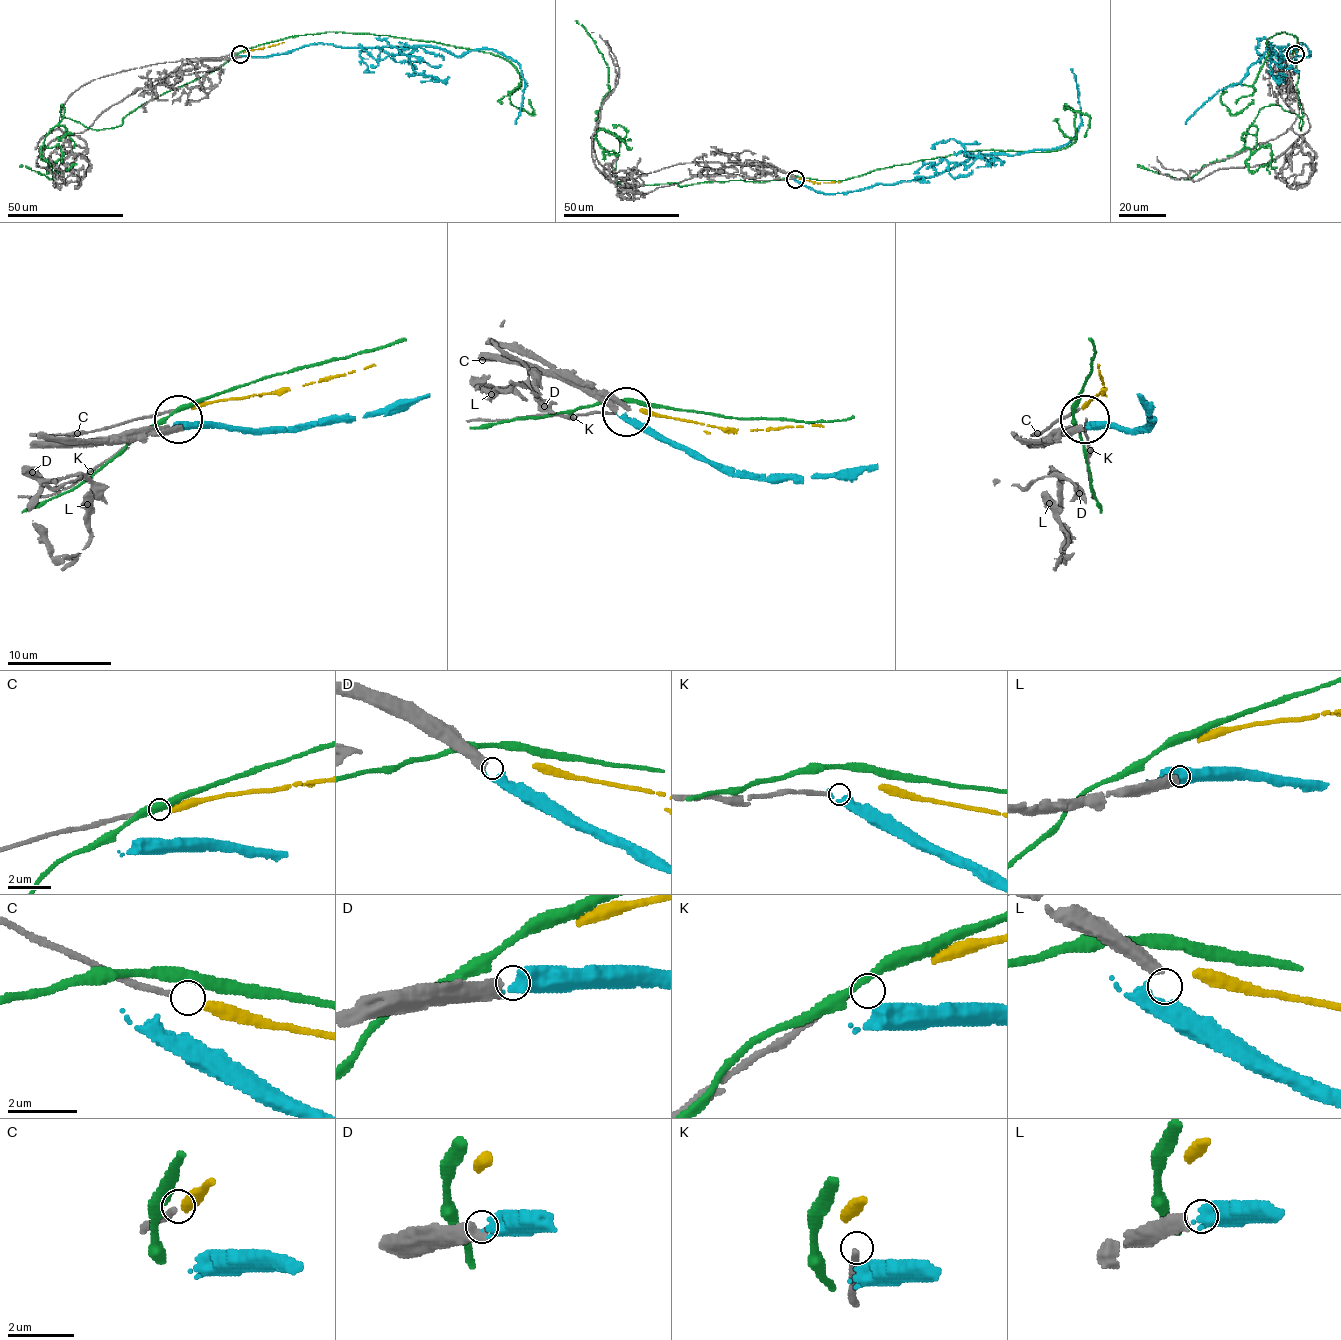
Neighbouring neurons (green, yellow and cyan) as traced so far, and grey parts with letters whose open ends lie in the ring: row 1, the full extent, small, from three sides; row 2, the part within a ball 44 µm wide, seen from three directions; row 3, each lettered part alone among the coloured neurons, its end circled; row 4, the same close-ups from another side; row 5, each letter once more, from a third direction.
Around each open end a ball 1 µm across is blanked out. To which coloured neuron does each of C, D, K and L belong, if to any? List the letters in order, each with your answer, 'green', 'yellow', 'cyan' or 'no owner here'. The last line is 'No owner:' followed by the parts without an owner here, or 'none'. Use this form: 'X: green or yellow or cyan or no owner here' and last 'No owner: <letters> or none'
C: yellow
D: cyan
K: no owner here
L: no owner here
No owner: K, L

